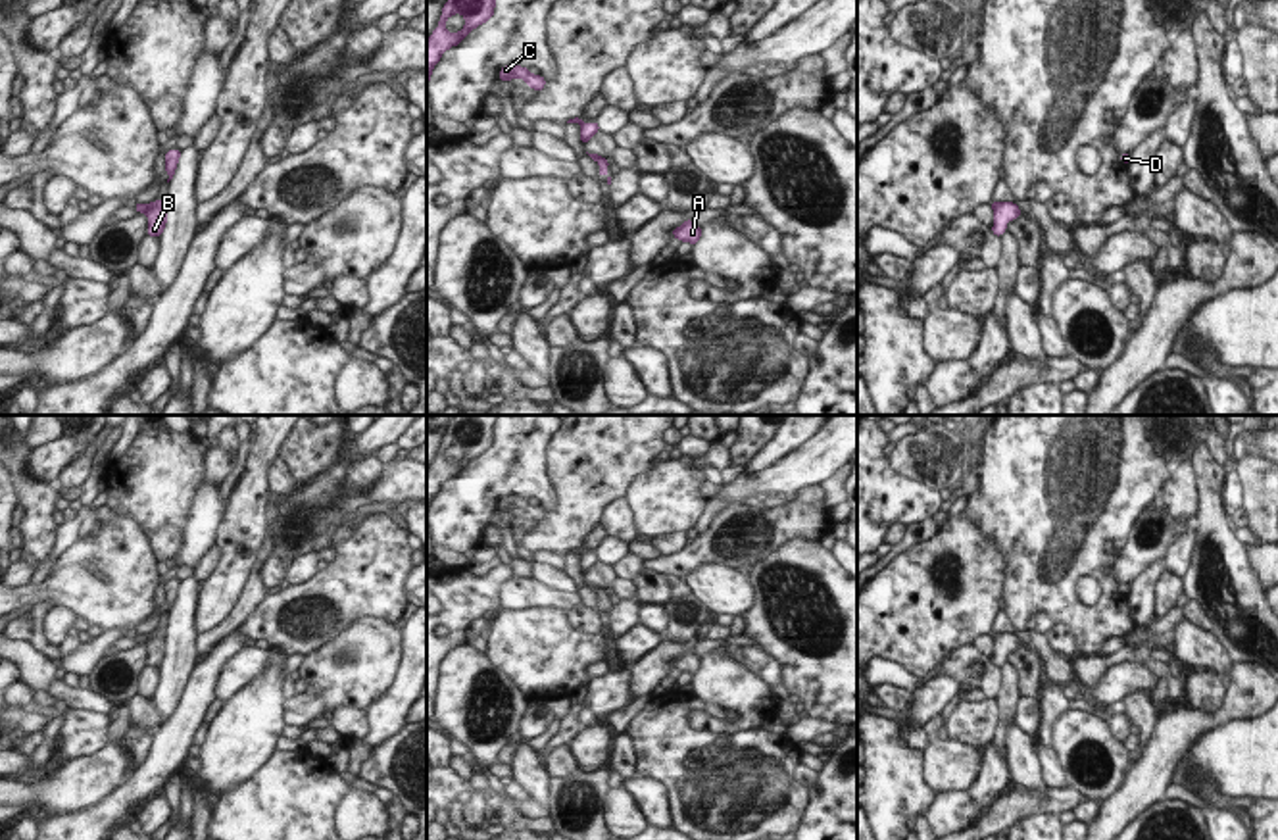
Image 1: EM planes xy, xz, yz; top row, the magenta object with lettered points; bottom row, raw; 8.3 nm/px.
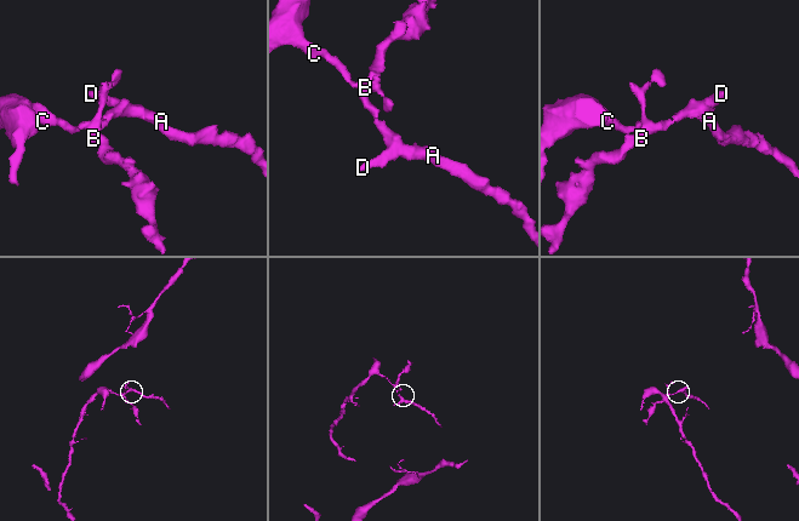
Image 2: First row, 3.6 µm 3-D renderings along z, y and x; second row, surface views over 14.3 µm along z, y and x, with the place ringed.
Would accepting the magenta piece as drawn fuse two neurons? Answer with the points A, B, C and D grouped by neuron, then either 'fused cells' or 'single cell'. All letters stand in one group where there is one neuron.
A B D / C; fused cells

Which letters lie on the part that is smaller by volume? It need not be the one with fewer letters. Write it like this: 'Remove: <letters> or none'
Remove: A, B, D

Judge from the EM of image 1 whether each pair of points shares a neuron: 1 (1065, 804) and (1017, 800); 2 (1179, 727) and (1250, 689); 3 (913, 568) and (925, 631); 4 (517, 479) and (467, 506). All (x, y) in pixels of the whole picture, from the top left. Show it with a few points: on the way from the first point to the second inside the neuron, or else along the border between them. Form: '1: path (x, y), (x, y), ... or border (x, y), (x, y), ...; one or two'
1: path (1054, 804), (1029, 806); one
2: path (1196, 723), (1213, 721), (1232, 706); one
3: path (925, 583), (925, 616); one
4: path (506, 479), (494, 479), (479, 494); one

